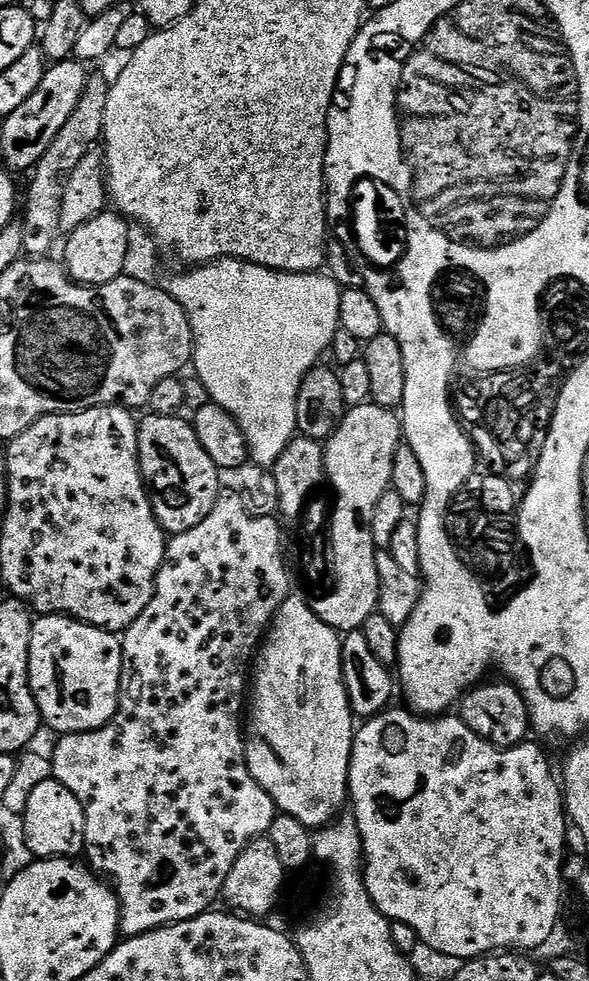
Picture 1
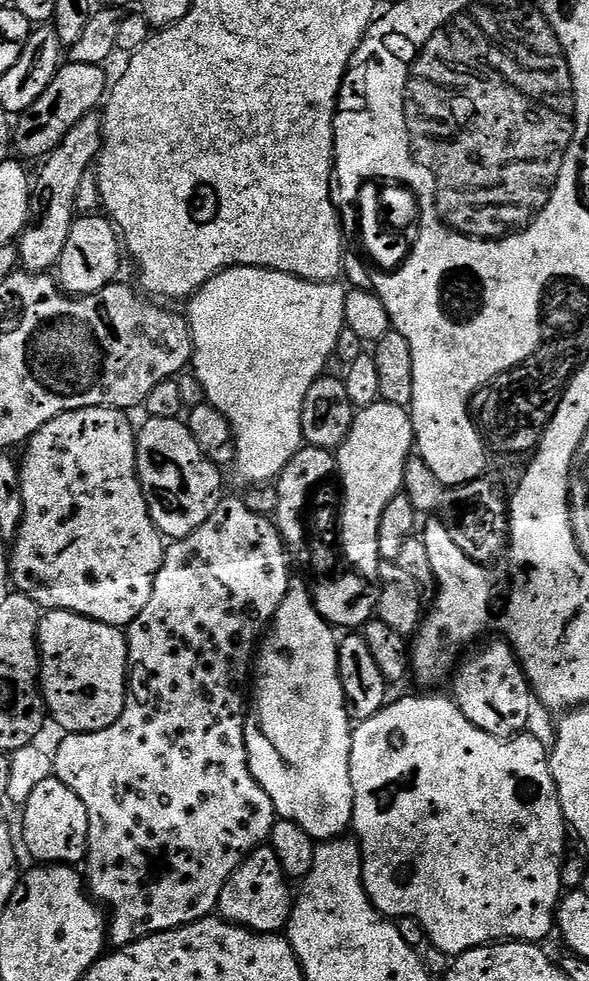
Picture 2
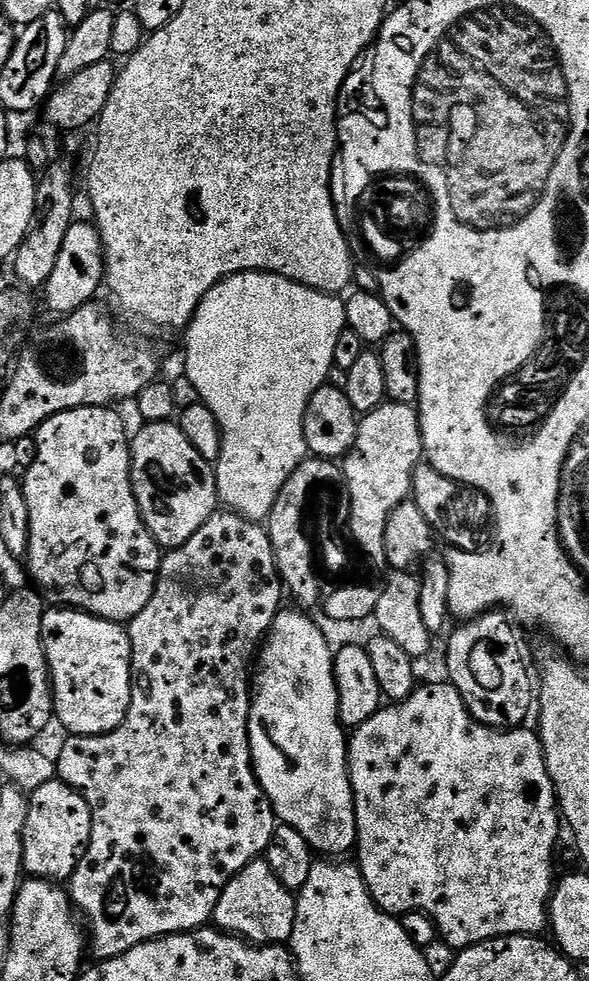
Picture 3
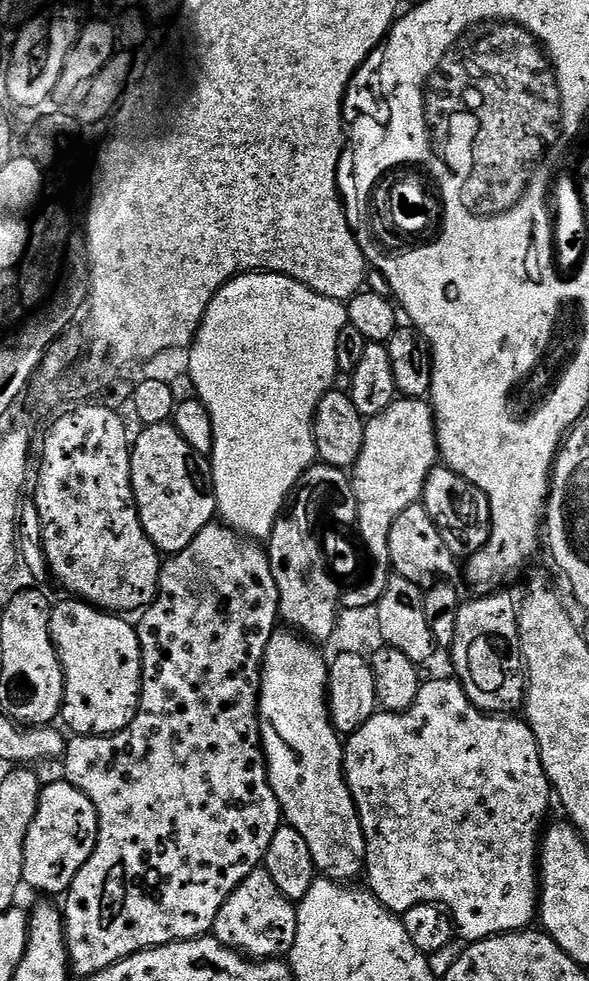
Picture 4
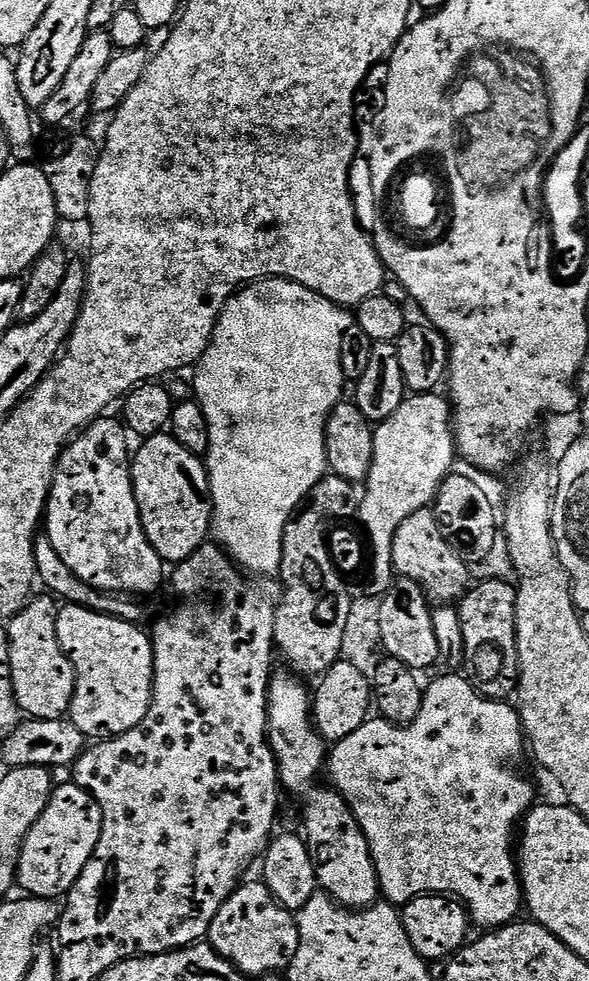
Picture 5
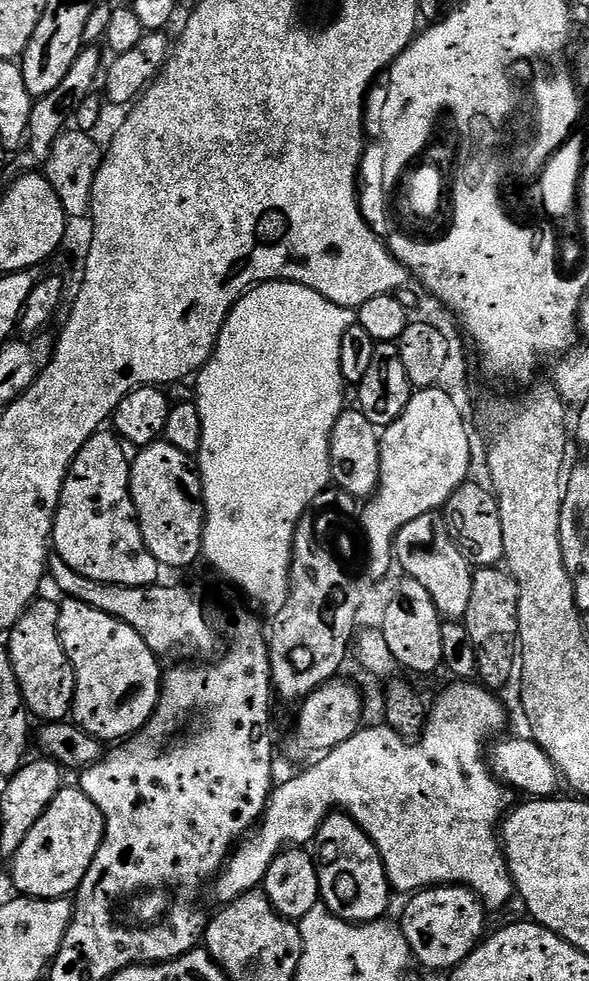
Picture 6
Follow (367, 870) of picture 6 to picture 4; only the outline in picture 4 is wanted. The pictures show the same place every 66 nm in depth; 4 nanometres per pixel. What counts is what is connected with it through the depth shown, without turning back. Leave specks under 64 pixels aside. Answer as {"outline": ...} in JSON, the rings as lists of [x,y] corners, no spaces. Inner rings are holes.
{"outline":[[[277,630],[273,632],[270,642],[266,646],[264,663],[260,669],[260,744],[264,748],[264,761],[268,763],[268,781],[274,790],[274,794],[280,803],[281,817],[286,821],[287,827],[298,830],[302,838],[306,838],[306,846],[310,846],[310,858],[314,858],[314,866],[321,877],[341,882],[352,882],[356,875],[365,871],[364,859],[366,858],[366,838],[362,830],[360,815],[356,809],[356,803],[352,792],[348,788],[348,782],[344,779],[344,744],[341,733],[337,732],[332,724],[332,716],[328,712],[328,665],[325,653],[319,652],[313,641],[303,637],[295,630]]]}

